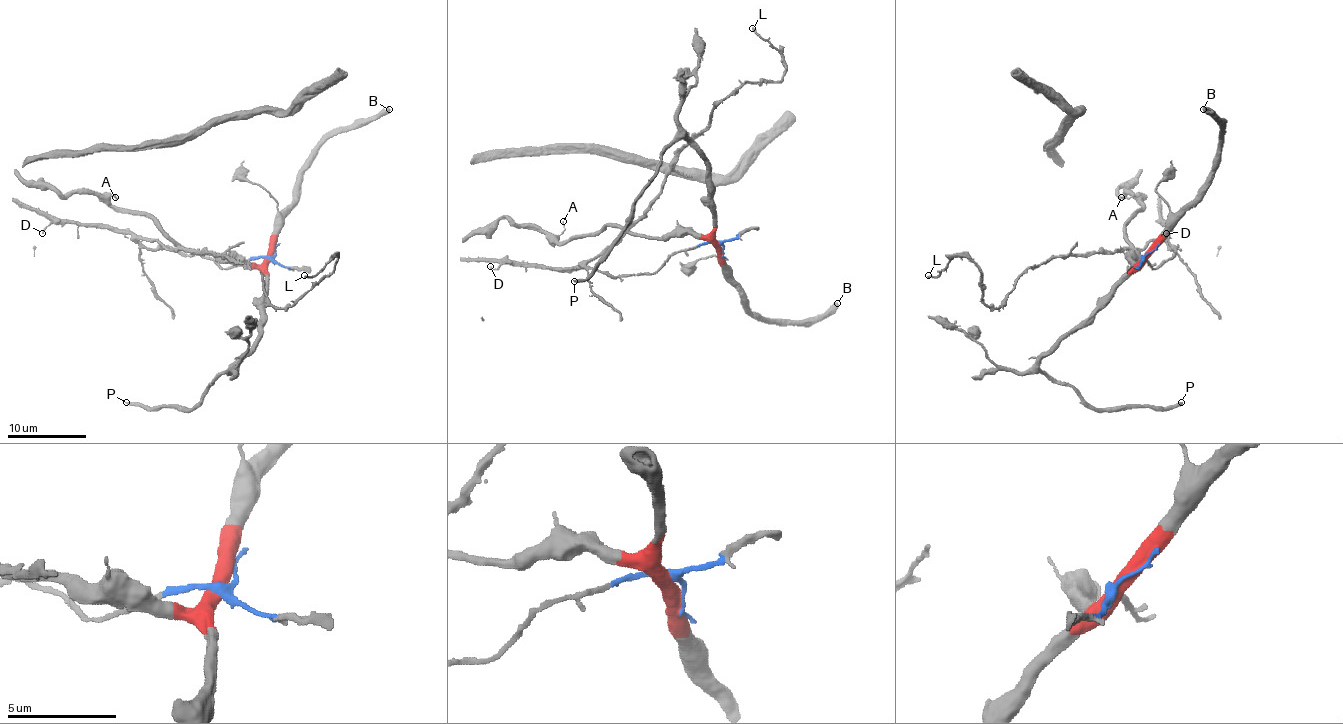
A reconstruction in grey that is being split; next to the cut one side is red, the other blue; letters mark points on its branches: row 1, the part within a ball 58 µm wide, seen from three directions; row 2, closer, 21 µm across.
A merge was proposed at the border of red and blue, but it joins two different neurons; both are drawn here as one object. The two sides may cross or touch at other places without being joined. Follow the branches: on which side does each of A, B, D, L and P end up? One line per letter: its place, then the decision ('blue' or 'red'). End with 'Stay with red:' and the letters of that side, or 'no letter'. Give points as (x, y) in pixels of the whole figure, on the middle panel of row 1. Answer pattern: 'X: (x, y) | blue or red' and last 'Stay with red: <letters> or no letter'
A: (563, 221) | red
B: (837, 303) | red
D: (490, 266) | blue
L: (752, 28) | blue
P: (574, 281) | red
Stay with red: A, B, P

